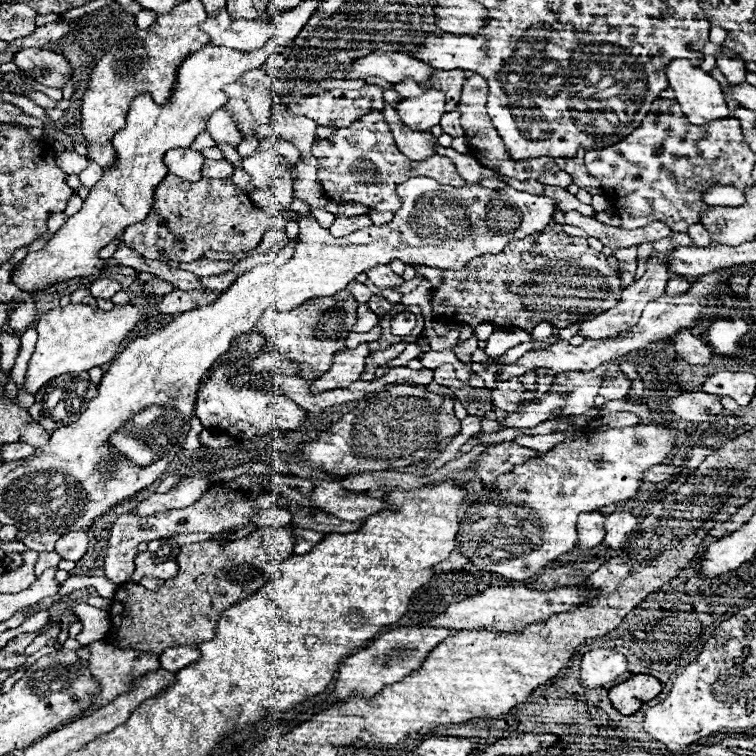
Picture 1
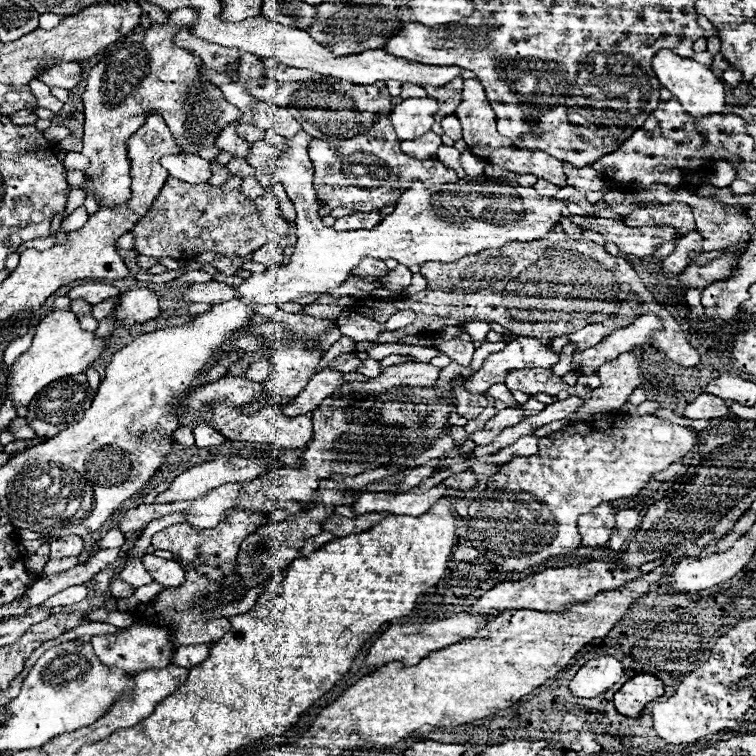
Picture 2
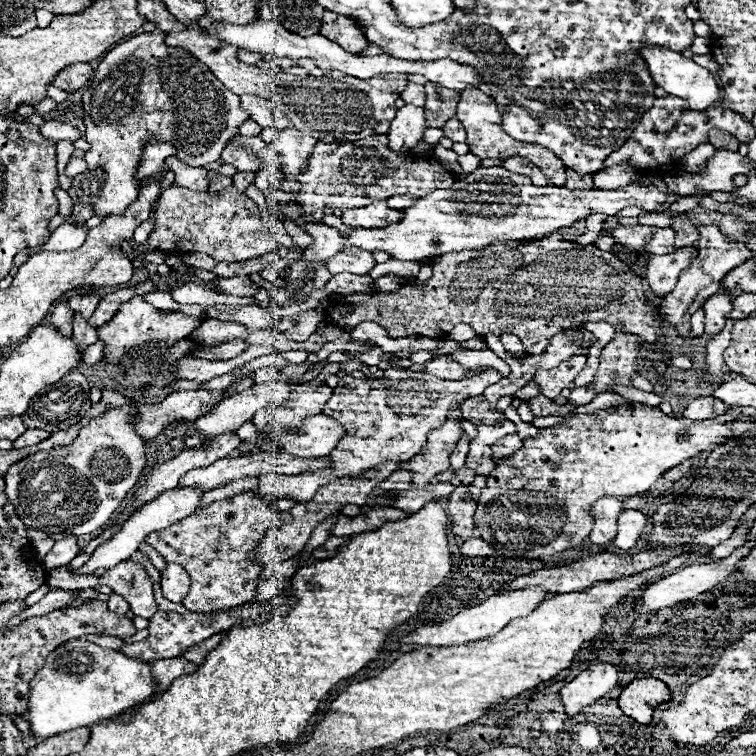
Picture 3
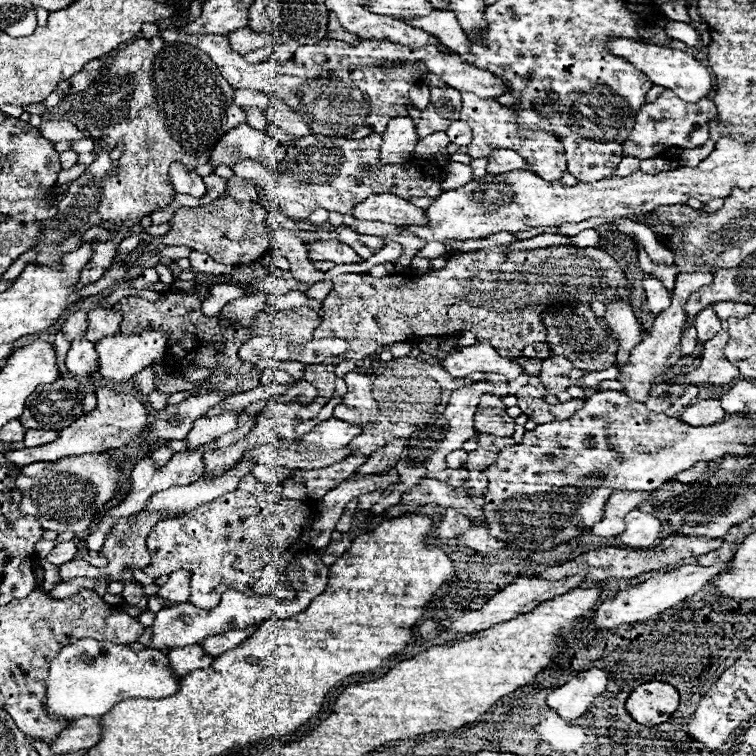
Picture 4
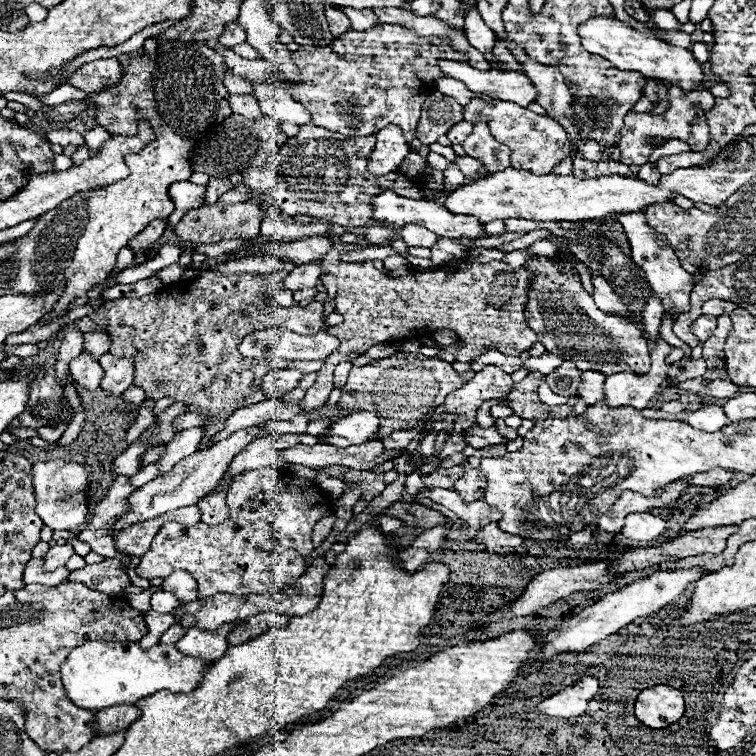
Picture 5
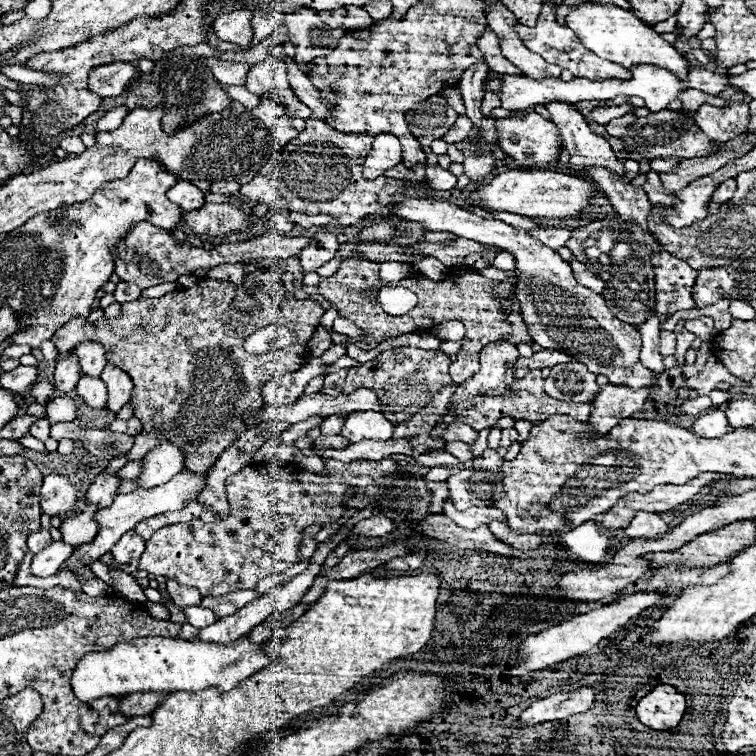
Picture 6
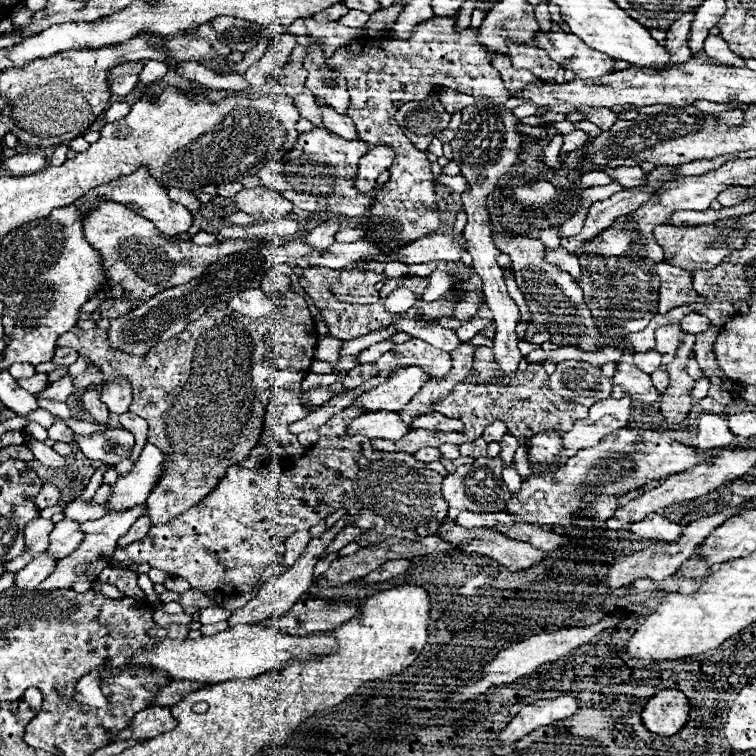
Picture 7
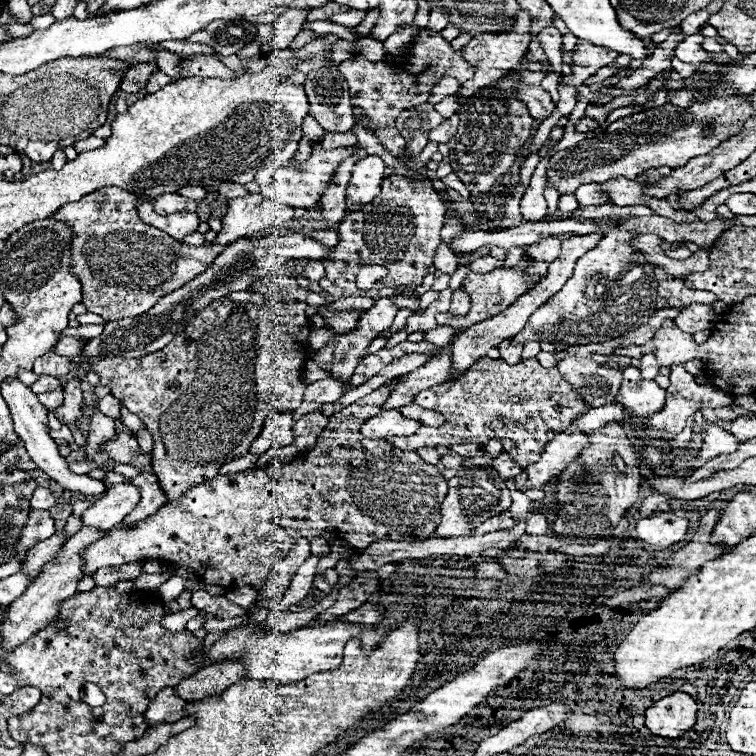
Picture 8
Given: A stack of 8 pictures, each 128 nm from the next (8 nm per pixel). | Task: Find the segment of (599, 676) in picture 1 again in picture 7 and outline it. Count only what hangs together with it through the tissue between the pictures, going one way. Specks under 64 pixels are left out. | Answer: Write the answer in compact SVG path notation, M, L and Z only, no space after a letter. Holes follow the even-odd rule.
M562 694L552 700L538 700L534 704L522 706L522 710L510 720L510 724L500 732L502 742L514 742L540 726L554 724L556 720L570 718L576 714L580 700L570 694Z

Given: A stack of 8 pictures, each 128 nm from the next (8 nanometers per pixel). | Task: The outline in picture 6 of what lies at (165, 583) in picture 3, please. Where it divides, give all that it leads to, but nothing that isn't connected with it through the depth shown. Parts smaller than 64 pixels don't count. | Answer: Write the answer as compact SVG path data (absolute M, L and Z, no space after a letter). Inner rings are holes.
M166 580L166 592L178 606L198 606L202 600L198 590L190 588L190 586L182 586L176 580Z

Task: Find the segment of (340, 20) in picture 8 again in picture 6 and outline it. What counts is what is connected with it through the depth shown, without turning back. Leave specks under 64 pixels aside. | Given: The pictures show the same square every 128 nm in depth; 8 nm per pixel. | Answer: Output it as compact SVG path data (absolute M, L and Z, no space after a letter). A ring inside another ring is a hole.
M348 6L346 10L348 10L348 14L344 18L346 30L362 30L372 24L372 18L370 18L370 14L366 14L366 10L362 10L358 6Z

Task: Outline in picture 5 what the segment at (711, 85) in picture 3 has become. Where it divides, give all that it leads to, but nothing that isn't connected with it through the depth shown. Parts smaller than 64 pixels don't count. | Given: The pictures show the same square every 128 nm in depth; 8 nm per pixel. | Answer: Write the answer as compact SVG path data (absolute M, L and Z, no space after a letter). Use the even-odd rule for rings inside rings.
M602 16L590 18L588 22L584 22L580 26L580 36L582 36L582 46L588 52L610 60L620 70L642 72L646 78L654 78L654 80L666 82L670 86L678 86L684 92L698 90L704 82L704 72L690 50L670 46L656 36L640 34L616 18L602 18Z

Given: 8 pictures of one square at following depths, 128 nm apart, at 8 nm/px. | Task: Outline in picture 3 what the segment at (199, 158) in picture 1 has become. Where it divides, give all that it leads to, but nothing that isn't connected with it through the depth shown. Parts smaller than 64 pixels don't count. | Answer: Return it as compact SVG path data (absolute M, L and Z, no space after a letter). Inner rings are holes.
M168 156L166 158L166 166L168 170L174 172L174 184L190 188L190 190L208 190L208 170L206 168L194 168L184 164L180 158L176 156Z

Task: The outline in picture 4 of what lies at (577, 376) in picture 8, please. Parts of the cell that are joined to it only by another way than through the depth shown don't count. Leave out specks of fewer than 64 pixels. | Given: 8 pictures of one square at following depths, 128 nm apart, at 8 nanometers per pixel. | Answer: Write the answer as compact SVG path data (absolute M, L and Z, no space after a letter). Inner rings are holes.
M552 356L552 358L542 360L540 378L542 378L542 384L546 386L546 390L550 394L564 392L572 384L570 378L568 378L572 368L574 368L574 364L568 358L562 358L562 356Z

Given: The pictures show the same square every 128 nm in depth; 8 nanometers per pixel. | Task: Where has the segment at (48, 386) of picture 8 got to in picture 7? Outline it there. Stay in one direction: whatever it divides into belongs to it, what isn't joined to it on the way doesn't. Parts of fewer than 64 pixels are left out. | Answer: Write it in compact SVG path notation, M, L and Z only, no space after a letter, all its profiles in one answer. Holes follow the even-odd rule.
M34 374L30 378L20 378L18 386L28 390L30 394L38 394L38 392L42 392L48 386L48 378L46 378L46 374Z

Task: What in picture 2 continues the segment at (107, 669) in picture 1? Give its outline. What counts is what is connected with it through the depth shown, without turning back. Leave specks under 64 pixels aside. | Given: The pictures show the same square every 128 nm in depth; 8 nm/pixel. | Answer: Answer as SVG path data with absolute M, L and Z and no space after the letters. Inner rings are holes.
M146 622L132 624L130 628L116 632L116 634L94 636L90 640L90 644L104 666L120 668L120 670L130 672L130 674L144 672L150 668L164 668L170 664L170 656L174 652L174 646L170 644L170 634L164 628L158 628L154 624L146 624Z

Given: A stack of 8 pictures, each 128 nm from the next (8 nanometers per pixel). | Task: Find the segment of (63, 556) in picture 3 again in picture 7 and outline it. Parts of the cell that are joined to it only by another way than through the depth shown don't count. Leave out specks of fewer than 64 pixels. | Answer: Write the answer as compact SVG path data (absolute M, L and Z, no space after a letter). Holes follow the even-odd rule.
M40 552L28 566L16 572L16 588L22 588L22 590L38 588L38 584L54 572L56 564L58 564L56 558L52 558L48 552Z

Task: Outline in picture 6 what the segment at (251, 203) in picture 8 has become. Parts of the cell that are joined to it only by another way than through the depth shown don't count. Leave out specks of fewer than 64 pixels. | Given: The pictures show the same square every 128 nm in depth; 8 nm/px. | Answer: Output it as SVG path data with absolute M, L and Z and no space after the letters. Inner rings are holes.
M254 176L248 184L244 184L240 188L240 194L244 194L246 198L250 198L252 202L258 202L258 204L268 204L272 208L280 208L284 210L286 208L286 202L280 198L276 186L264 178L264 176Z

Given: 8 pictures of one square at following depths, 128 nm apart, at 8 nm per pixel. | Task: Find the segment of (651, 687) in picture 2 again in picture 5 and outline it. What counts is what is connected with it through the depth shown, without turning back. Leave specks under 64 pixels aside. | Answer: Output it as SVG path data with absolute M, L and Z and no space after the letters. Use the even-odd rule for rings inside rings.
M666 684L646 688L636 698L634 714L644 726L650 728L670 726L678 722L684 714L682 692Z

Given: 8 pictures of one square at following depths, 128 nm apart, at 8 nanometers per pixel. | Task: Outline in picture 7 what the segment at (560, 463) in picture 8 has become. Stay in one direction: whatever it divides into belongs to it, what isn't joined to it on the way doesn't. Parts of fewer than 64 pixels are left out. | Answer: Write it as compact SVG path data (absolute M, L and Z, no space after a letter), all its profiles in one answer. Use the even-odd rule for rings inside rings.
M610 396L606 400L596 402L590 408L588 420L578 420L570 432L562 434L564 450L560 452L558 462L566 462L578 450L596 446L606 434L624 428L628 424L632 408L634 408L634 400L630 396L624 398Z

